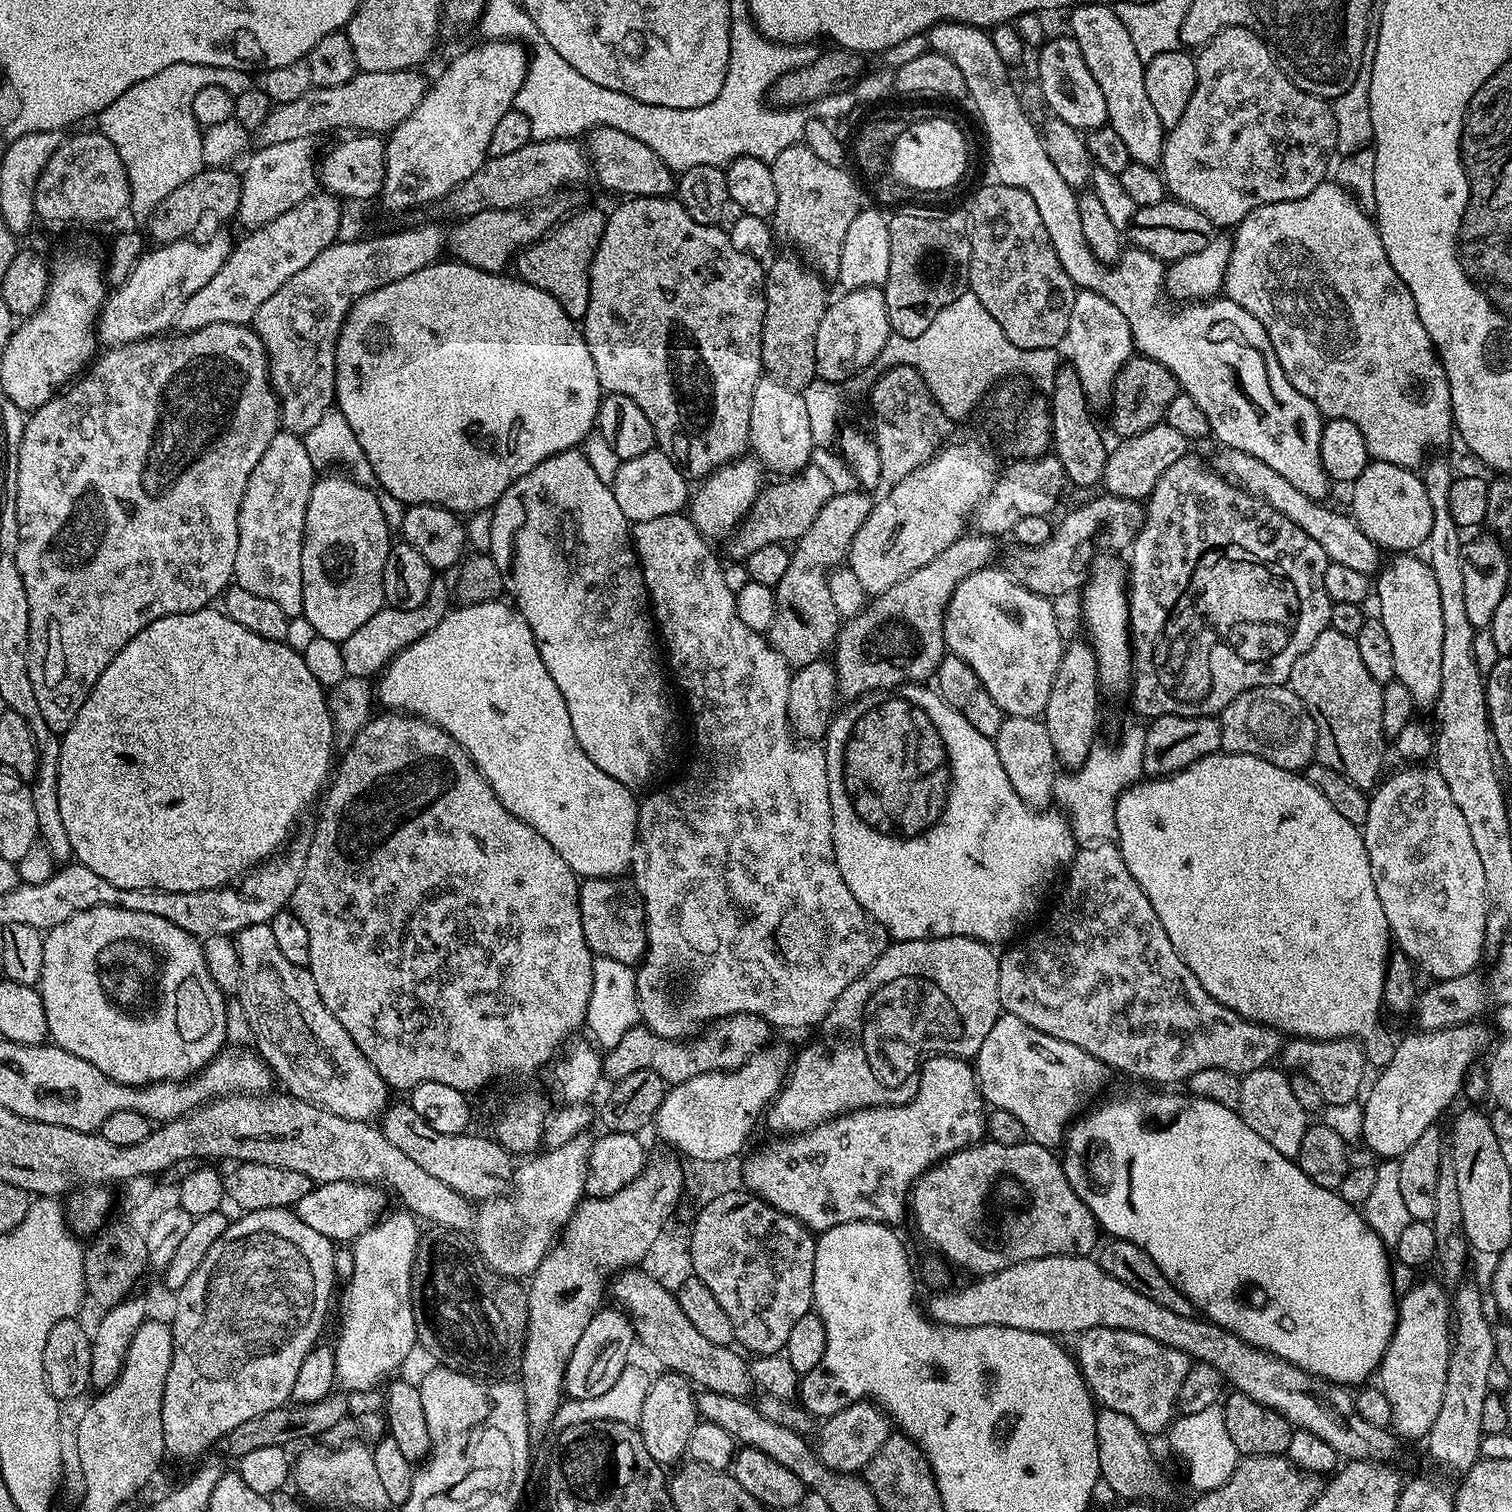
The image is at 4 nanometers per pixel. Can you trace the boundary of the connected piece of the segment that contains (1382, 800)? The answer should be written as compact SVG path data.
M1408 766L1405 768L1408 768L1405 772L1394 773L1388 781L1385 779L1371 793L1366 822L1362 826L1366 854L1370 858L1370 870L1374 874L1374 886L1378 890L1378 902L1382 902L1382 910L1386 914L1388 930L1395 947L1399 951L1405 952L1417 969L1424 971L1425 968L1436 980L1458 978L1467 972L1477 971L1478 965L1476 963L1480 960L1480 951L1485 951L1486 948L1484 942L1486 938L1486 914L1488 913L1486 873L1482 870L1482 861L1478 859L1474 841L1470 838L1470 829L1466 827L1466 818L1462 818L1462 810L1458 810L1446 782L1442 782L1442 774L1438 774L1435 767L1432 766Z

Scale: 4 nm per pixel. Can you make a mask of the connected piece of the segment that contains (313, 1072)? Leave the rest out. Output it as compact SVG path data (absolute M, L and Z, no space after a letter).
M271 923L241 928L236 949L240 955L242 970L242 986L238 999L242 1002L246 1018L252 1027L255 1051L268 1063L279 1083L281 1080L288 1087L285 1089L299 1100L318 1104L327 1111L345 1116L346 1119L371 1121L379 1117L390 1104L388 1084L378 1074L378 1070L370 1066L366 1054L362 1054L362 1050L354 1046L354 1038L346 1034L342 1022L338 1022L338 1018L334 1018L334 1014L326 1010L318 994L318 986L314 986L314 978L308 973L307 967L289 962L282 950L278 950L278 941L274 938Z

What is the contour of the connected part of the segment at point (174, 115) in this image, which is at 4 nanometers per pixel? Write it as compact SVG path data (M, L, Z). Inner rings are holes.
M175 64L166 66L166 70L158 70L154 78L146 78L134 86L130 86L122 94L122 98L114 98L106 110L98 114L98 130L110 142L114 142L114 148L122 158L126 166L126 174L130 182L132 198L130 201L131 215L136 215L140 222L147 221L149 216L166 198L166 194L174 194L178 186L182 186L190 178L194 178L205 167L202 158L202 127L194 118L191 102L203 87L220 86L228 91L231 96L241 96L247 88L253 87L254 80L249 73L242 68L215 68L214 66L202 66L201 64Z

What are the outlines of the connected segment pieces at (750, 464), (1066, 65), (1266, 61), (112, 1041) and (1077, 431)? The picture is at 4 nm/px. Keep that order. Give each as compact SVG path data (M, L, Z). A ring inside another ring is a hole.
M741 458L733 460L731 464L723 464L721 468L703 477L699 481L700 489L697 492L695 489L690 496L690 519L700 535L705 538L724 536L741 519L740 524L751 513L753 504L760 495L765 483L764 476L766 477L766 472L759 460Z
M1068 34L1056 36L1053 40L1048 38L1040 44L1036 53L1036 76L1040 79L1040 92L1052 111L1051 115L1076 128L1081 134L1105 127L1108 122L1106 98L1102 98L1098 82L1094 82L1090 75L1090 69L1082 58L1082 50L1078 50L1078 42Z
M1248 28L1222 30L1209 44L1203 45L1195 53L1194 59L1196 61L1194 94L1190 98L1190 102L1186 102L1186 111L1182 114L1178 126L1167 129L1164 137L1164 152L1161 154L1159 162L1165 189L1175 199L1181 200L1186 206L1194 206L1194 210L1206 214L1208 221L1217 229L1228 230L1241 224L1246 218L1246 214L1250 214L1258 206L1306 198L1306 194L1310 194L1310 190L1325 183L1327 176L1324 175L1327 172L1329 175L1330 165L1333 163L1336 152L1335 118L1332 113L1332 104L1325 97L1315 96L1309 92L1304 92L1298 86L1294 86L1294 82L1290 82L1290 78L1277 64L1276 57L1272 55L1272 49Z
M100 904L47 929L38 991L46 1010L51 1043L70 1054L78 1054L78 1058L86 1058L90 1066L98 1066L106 1078L119 1084L139 1086L157 1084L159 1080L187 1080L201 1072L228 1040L226 997L214 984L214 978L210 978L210 970L206 970L201 941L174 926L174 922L166 922L166 918L154 914ZM120 952L128 952L128 964L132 964L132 960L140 964L140 968L136 968L136 980L144 980L144 976L156 980L156 984L152 984L152 988L156 988L156 1000L148 996L148 1008L140 1008L140 996L136 996L136 1008L124 1008L124 1012L120 1012L116 1004L104 1000L100 984L112 984L112 980L116 980L120 968L112 968L112 964L120 960Z
M1071 366L1057 367L1055 376L1050 381L1053 388L1050 395L1050 411L1052 413L1052 443L1051 451L1062 462L1067 483L1077 484L1080 488L1092 488L1101 483L1106 470L1106 462L1110 451L1109 445L1104 445L1096 424L1092 421L1090 405L1082 390L1082 382Z

